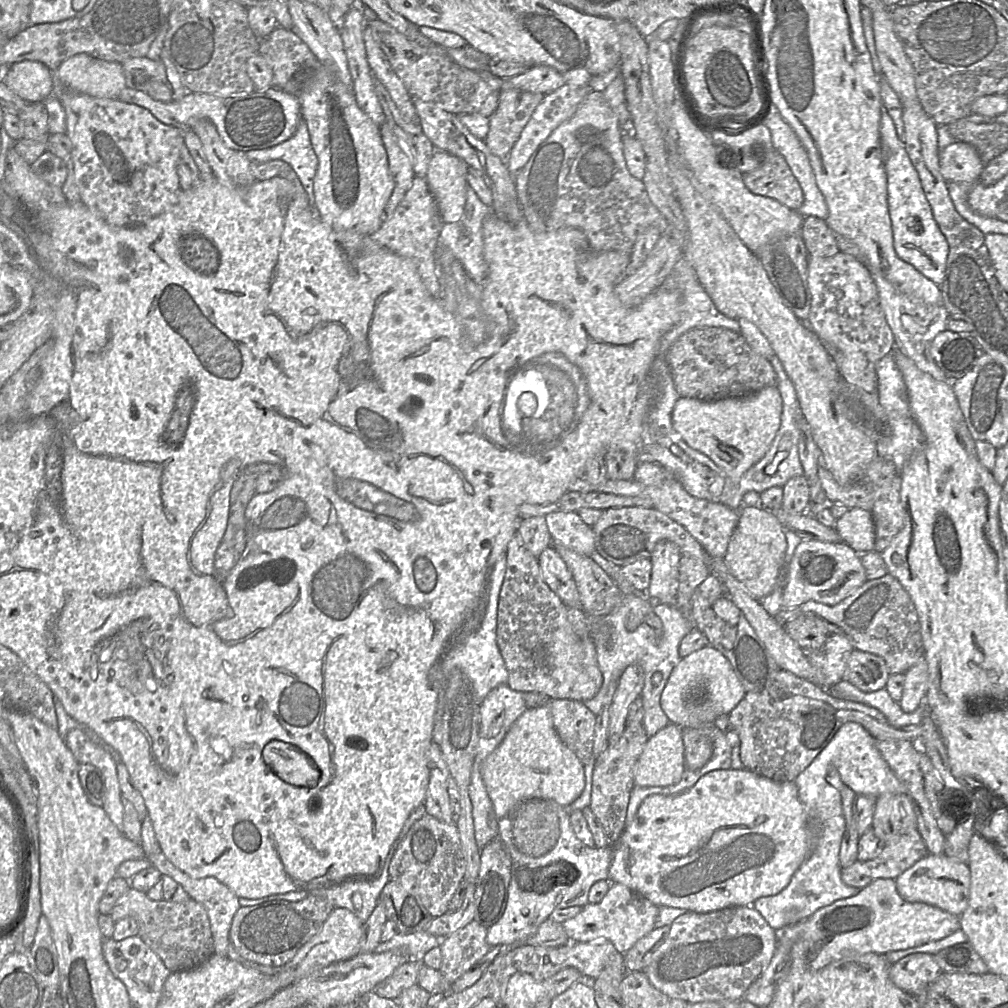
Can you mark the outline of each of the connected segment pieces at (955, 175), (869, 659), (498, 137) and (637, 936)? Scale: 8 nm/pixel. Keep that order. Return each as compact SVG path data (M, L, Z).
M965 142L940 150L939 163L946 182L977 182L985 166L976 149Z
M854 649L848 659L843 680L861 691L875 692L885 688L889 676L881 657Z
M516 89L501 92L498 107L489 118L489 132L484 139L492 154L501 159L507 158L544 96Z
M616 883L611 884L601 902L587 904L579 914L562 922L562 925L570 942L591 942L603 938L624 954L656 927L660 907L664 906L657 906L625 885Z

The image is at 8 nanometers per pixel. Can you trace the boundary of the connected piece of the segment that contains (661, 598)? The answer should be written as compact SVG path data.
M660 541L655 546L650 556L652 563L651 581L645 592L657 603L678 606L681 556L680 548L671 541Z

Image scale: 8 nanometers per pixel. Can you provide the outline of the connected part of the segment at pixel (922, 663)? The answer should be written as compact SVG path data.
M924 659L920 660L909 668L904 676L903 694L899 705L905 713L912 713L924 703L931 684L927 662Z

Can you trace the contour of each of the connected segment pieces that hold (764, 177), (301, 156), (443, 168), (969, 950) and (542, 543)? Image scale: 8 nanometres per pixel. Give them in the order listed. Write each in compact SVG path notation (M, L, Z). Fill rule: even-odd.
M774 149L760 168L743 175L743 183L753 194L774 199L791 210L798 210L804 200L787 162Z
M301 120L295 133L286 141L272 147L244 151L246 157L254 163L283 160L288 163L304 189L313 195L313 184L318 167L318 158L310 141L308 126Z
M436 151L425 179L433 194L443 223L458 221L465 210L467 164L447 152Z
M968 941L941 949L935 954L935 959L943 973L968 972L984 974L989 971L984 960Z
M543 516L522 518L518 526L518 534L524 546L536 558L553 544L553 539Z

